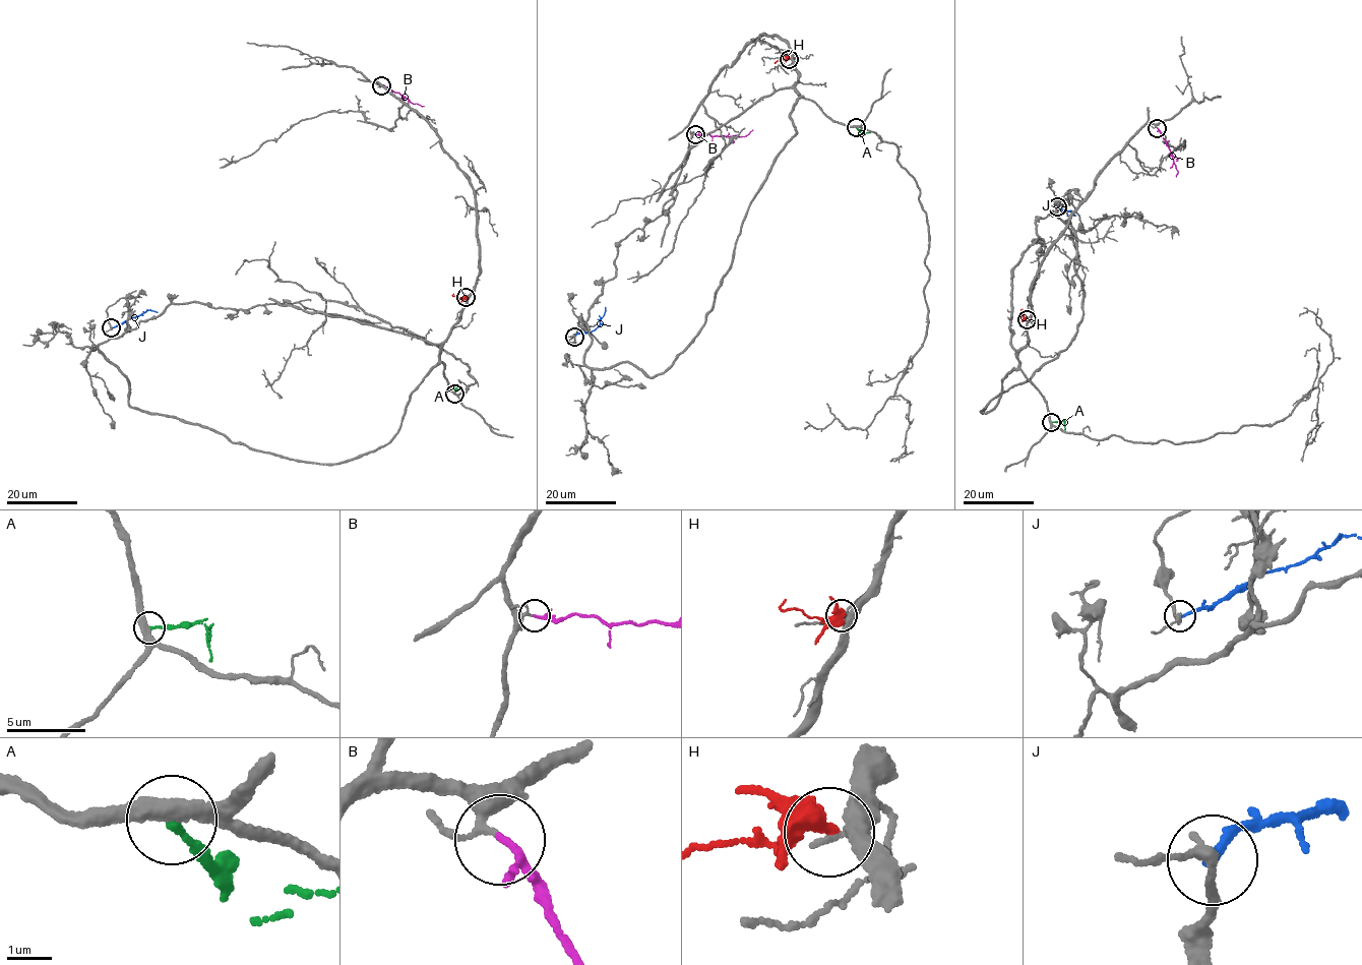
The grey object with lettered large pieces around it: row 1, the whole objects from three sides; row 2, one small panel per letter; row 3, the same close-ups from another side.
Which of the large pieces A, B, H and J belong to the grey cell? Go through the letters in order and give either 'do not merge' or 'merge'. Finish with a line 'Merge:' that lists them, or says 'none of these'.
A: do not merge
B: merge
H: do not merge
J: do not merge
Merge: B

